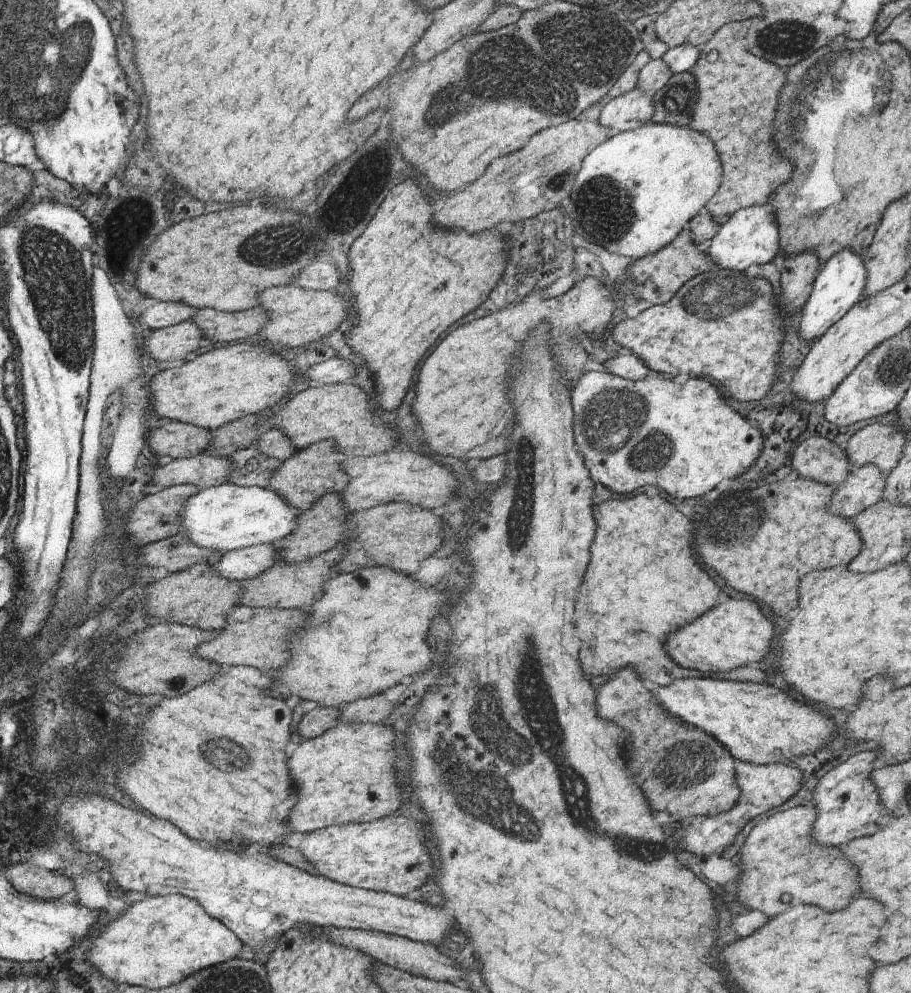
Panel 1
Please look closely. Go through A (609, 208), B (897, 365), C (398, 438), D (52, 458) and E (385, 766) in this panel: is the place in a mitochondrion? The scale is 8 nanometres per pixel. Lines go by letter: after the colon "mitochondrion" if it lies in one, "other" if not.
A: mitochondrion
B: mitochondrion
C: other
D: other
E: other

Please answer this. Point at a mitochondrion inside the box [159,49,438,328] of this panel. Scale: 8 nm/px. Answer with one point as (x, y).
(266, 250)

